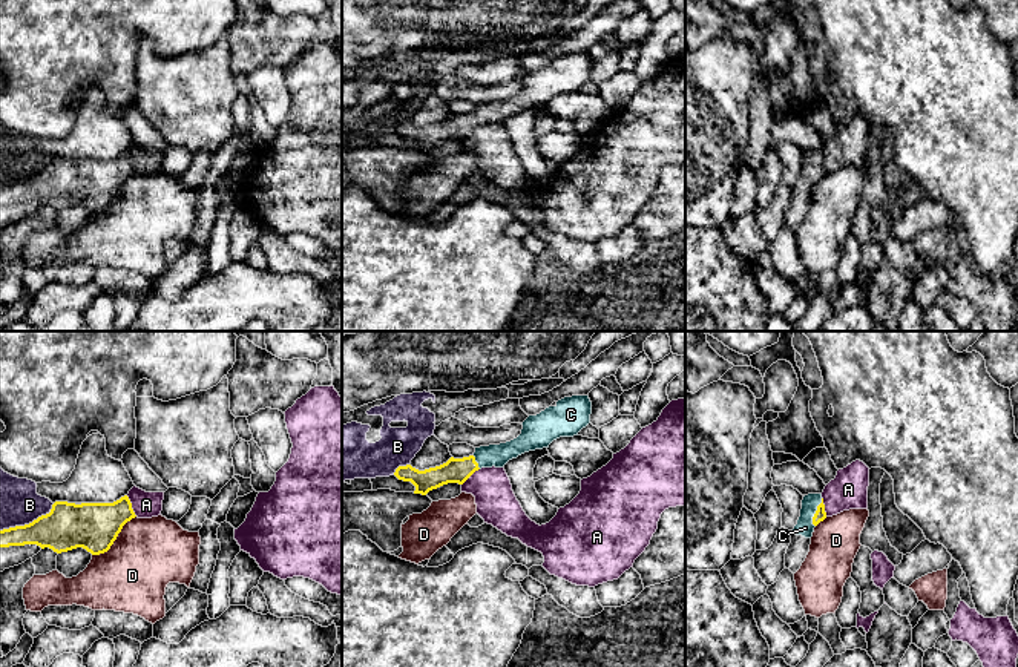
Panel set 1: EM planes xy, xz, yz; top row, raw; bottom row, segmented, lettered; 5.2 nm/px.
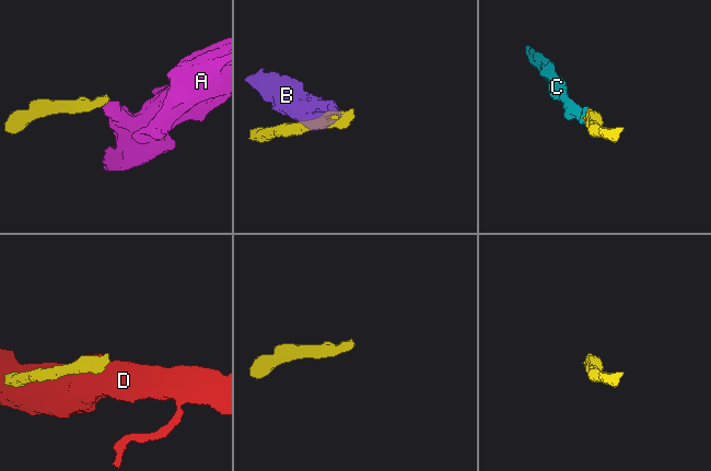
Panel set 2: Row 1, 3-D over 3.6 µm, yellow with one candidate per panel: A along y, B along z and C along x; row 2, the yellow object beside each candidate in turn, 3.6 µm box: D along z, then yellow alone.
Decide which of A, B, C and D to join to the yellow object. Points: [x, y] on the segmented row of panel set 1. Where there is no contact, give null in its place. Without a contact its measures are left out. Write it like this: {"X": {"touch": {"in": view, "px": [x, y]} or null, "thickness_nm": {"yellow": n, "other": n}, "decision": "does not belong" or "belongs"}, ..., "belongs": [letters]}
{"A": {"touch": {"in": "xy", "px": [131, 506]}, "thickness_nm": {"yellow": 260, "other": 140}, "decision": "does not belong"}, "B": {"touch": {"in": "xy", "px": [29, 523]}, "thickness_nm": {"yellow": 240, "other": 220}, "decision": "does not belong"}, "C": {"touch": {"in": "yz", "px": [816, 512]}, "thickness_nm": {"yellow": 60, "other": 90}, "decision": "belongs"}, "D": {"touch": {"in": "xy", "px": [115, 538]}, "thickness_nm": {"yellow": 260, "other": 380}, "decision": "does not belong"}, "belongs": ["C"]}

